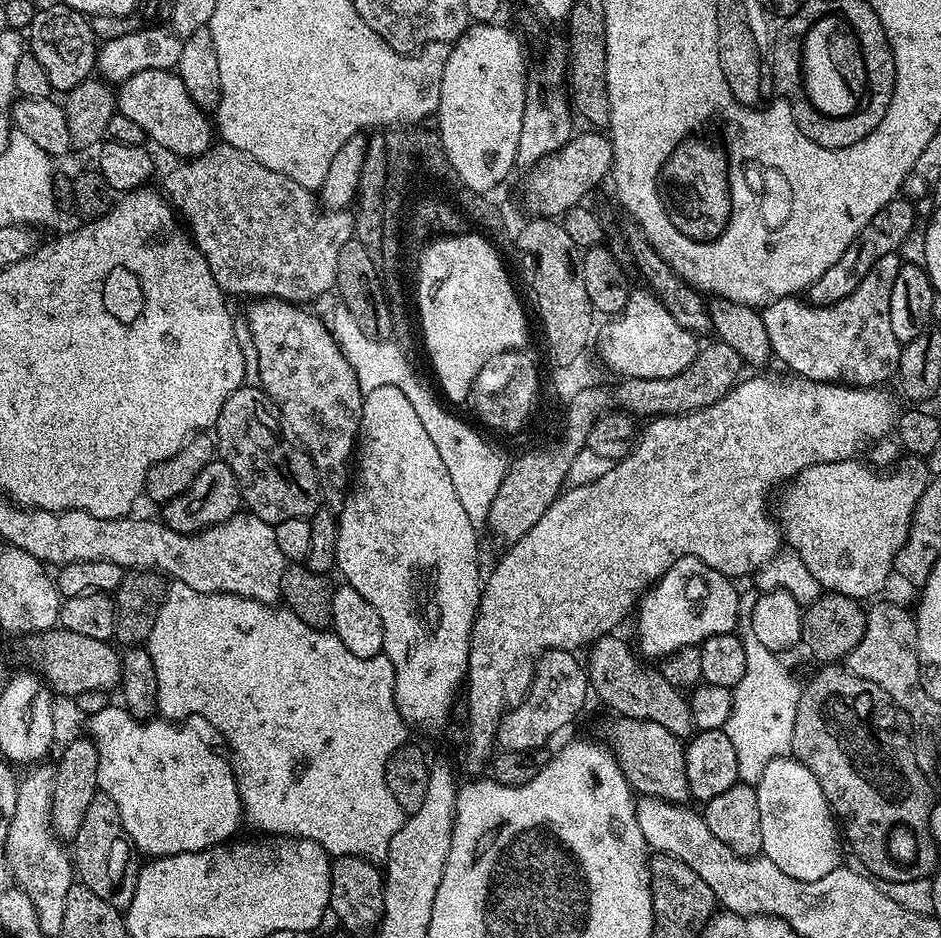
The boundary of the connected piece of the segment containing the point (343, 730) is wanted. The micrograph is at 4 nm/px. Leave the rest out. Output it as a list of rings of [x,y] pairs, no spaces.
[[[173,583],[164,593],[164,602],[156,613],[152,631],[148,634],[146,647],[158,674],[158,712],[172,722],[180,722],[183,716],[201,716],[209,720],[224,735],[232,747],[236,785],[243,815],[264,834],[283,834],[288,838],[303,838],[321,844],[329,854],[387,853],[394,834],[405,822],[406,813],[398,806],[390,786],[386,786],[386,766],[391,756],[409,739],[409,725],[396,705],[396,675],[387,656],[358,658],[350,654],[346,646],[331,631],[311,628],[287,607],[263,604],[248,596],[235,596],[226,592],[199,592],[185,584]]]

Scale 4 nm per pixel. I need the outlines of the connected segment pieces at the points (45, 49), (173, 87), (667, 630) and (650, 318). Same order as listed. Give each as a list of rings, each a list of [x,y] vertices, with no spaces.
[[[56,2],[49,8],[41,7],[34,14],[34,22],[26,29],[26,48],[50,78],[50,86],[57,93],[67,94],[74,86],[89,79],[96,68],[98,37],[92,32],[89,17],[82,12]]]
[[[163,68],[162,70],[142,70],[142,74],[134,74],[126,78],[115,89],[114,108],[126,118],[131,118],[133,122],[138,122],[142,126],[145,137],[149,141],[153,140],[160,148],[165,148],[168,152],[180,156],[176,158],[195,158],[204,155],[214,144],[214,124],[211,119],[206,117],[205,109],[199,108],[190,98],[182,78],[175,71]]]
[[[687,556],[674,562],[674,566],[670,566],[670,570],[666,570],[664,577],[651,585],[638,601],[634,617],[636,616],[636,632],[640,635],[639,655],[641,657],[660,656],[659,658],[667,658],[680,648],[703,644],[706,638],[710,638],[714,634],[736,632],[738,628],[736,619],[741,619],[742,613],[740,592],[732,584],[735,583],[729,577],[723,576],[718,570],[706,566],[693,556]]]
[[[633,287],[628,294],[628,301],[619,316],[613,316],[607,321],[604,333],[600,336],[600,356],[608,368],[617,372],[617,377],[630,379],[660,379],[670,378],[671,375],[678,375],[686,370],[694,362],[699,354],[701,345],[698,336],[674,320],[670,312],[666,310],[662,302],[647,287]]]

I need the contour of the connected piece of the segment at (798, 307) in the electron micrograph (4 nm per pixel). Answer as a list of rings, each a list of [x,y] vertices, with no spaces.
[[[895,252],[886,254],[886,258],[878,258],[878,262],[874,262],[874,266],[870,270],[870,274],[866,274],[866,278],[862,278],[862,282],[858,282],[858,286],[854,290],[854,294],[850,294],[846,298],[842,298],[842,302],[834,302],[833,304],[809,304],[803,299],[797,298],[795,295],[783,297],[779,300],[771,301],[762,308],[762,319],[766,326],[766,338],[770,338],[770,346],[772,347],[772,355],[778,361],[781,360],[785,364],[789,373],[802,376],[806,380],[819,380],[821,382],[851,382],[856,386],[880,386],[897,375],[900,367],[900,349],[901,345],[898,338],[894,338],[894,329],[890,327],[890,294],[894,291],[894,278],[898,278],[898,270],[900,269],[902,260]]]

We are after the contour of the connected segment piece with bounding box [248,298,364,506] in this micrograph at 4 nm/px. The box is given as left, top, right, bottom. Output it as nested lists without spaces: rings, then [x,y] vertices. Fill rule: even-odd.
[[[256,298],[249,304],[252,305],[248,308],[248,332],[256,351],[259,387],[268,395],[271,407],[280,411],[285,426],[296,435],[297,442],[305,448],[303,451],[320,481],[323,503],[343,505],[350,484],[348,459],[351,456],[353,459],[358,444],[360,415],[364,409],[364,396],[354,370],[332,337],[331,327],[303,312],[299,303]]]

